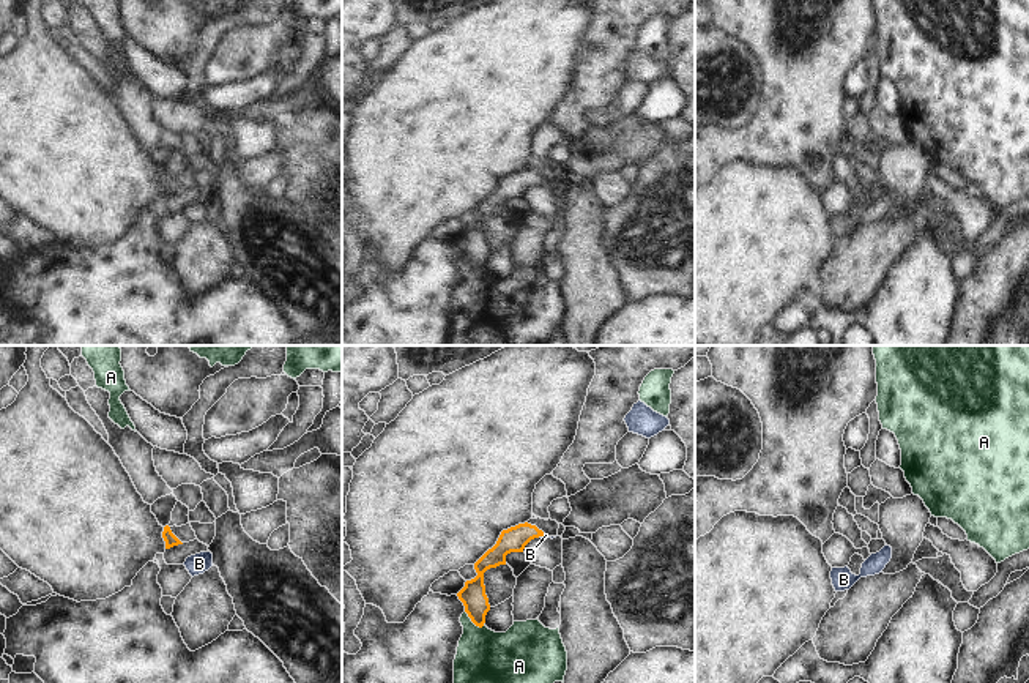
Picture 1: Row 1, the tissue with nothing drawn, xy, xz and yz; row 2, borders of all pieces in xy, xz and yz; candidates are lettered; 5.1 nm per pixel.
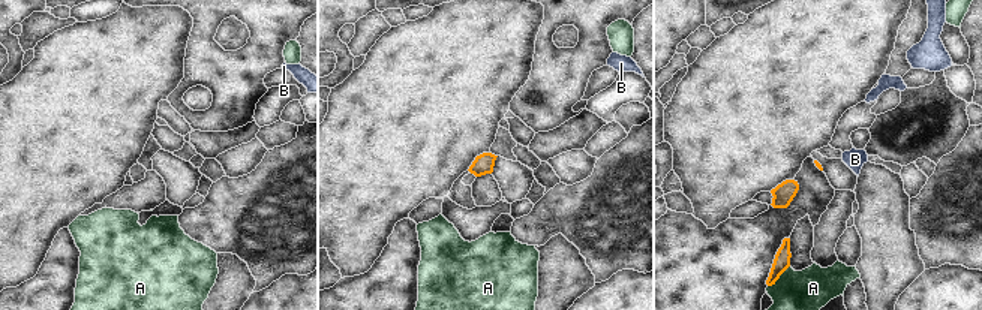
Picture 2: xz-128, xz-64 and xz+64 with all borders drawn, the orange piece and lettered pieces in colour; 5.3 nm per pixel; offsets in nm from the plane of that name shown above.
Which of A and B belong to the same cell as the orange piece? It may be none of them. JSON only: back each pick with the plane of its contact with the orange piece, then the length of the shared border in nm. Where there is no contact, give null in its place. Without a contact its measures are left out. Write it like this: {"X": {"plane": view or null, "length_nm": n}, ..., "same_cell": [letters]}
{"B": {"plane": "xz", "length_nm": 50}, "same_cell": ["B"]}

